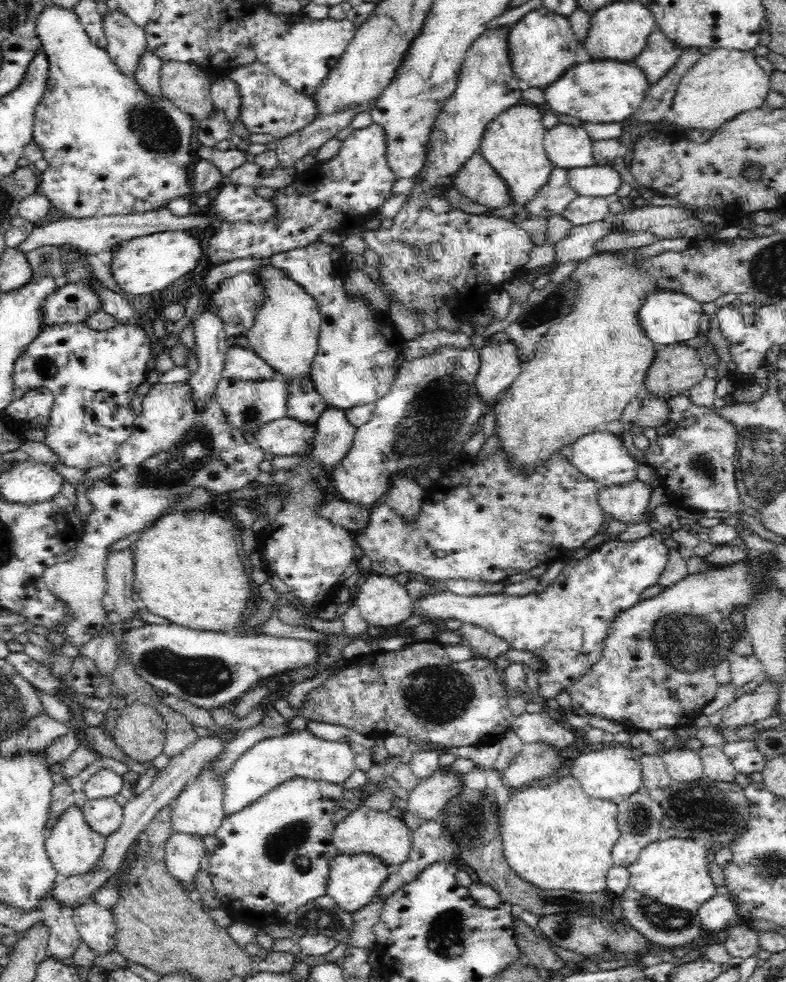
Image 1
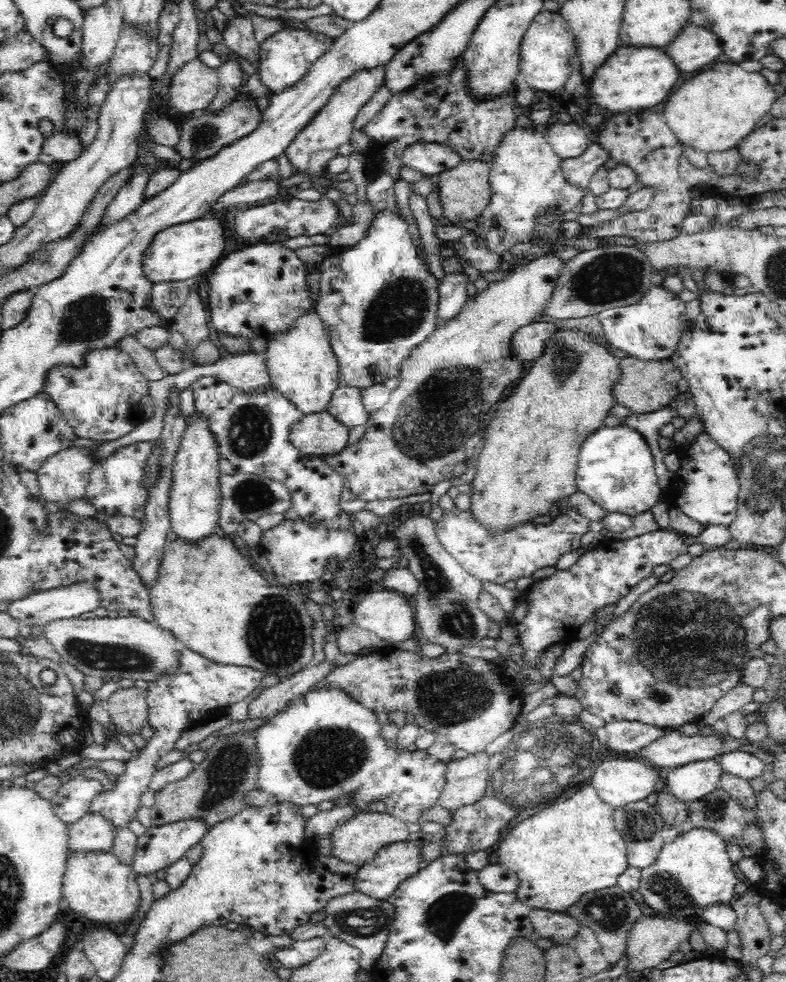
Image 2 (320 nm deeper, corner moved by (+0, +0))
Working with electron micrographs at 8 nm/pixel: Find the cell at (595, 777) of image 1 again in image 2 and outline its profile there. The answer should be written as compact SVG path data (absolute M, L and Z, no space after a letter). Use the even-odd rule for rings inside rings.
M637 759L606 760L592 772L589 783L615 809L646 799L654 792L659 769Z

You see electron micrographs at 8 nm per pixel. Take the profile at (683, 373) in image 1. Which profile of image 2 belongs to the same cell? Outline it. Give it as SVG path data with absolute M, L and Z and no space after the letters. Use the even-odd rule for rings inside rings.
M634 356L619 360L619 381L614 385L614 399L634 414L657 412L672 404L677 395L684 389L682 375L675 362L664 360L640 360Z

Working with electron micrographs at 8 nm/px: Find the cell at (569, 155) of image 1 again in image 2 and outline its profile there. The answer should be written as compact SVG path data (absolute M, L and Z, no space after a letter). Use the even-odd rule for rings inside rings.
M551 121L544 132L546 140L561 159L580 156L589 145L589 131L579 122L561 123Z

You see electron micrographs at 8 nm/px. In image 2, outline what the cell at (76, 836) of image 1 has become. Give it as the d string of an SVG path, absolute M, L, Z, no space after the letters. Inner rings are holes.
M76 850L68 854L63 897L70 903L70 910L101 925L130 926L140 906L140 890L131 865L120 862L111 851Z

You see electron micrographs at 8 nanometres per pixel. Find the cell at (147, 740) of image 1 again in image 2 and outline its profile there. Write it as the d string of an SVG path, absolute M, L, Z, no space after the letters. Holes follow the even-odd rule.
M120 687L114 691L104 707L110 713L118 733L130 737L139 734L141 726L148 725L147 692L136 687Z

